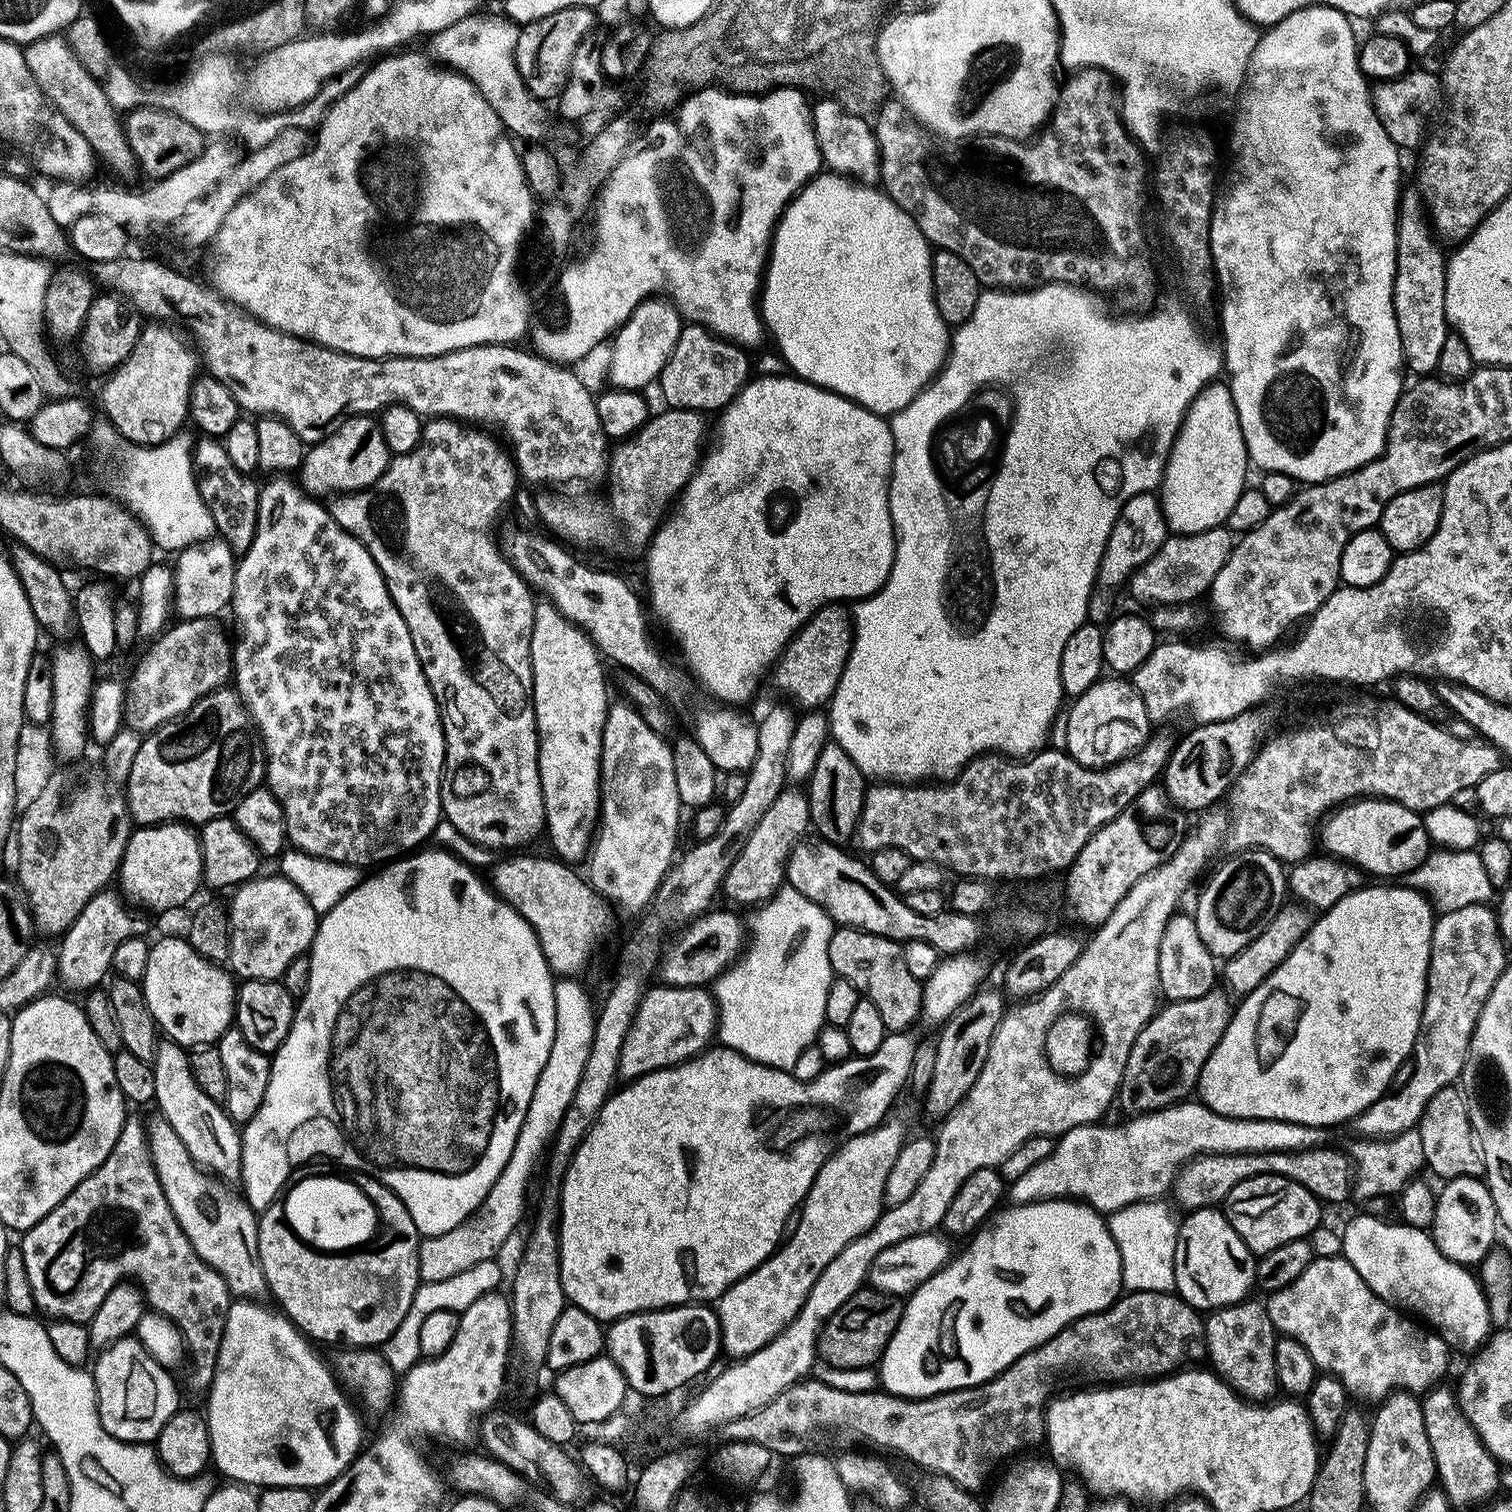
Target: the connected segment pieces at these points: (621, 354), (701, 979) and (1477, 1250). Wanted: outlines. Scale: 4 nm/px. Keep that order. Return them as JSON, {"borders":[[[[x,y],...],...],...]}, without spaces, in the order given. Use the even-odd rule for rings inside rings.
{"borders":[[[[653,297],[651,300],[646,300],[613,339],[613,356],[607,377],[609,385],[619,391],[642,392],[651,383],[659,381],[662,370],[669,364],[674,349],[678,346],[683,327],[684,319],[672,301],[665,297]]],[[[717,910],[709,911],[687,925],[679,934],[680,937],[673,942],[672,945],[667,945],[668,957],[666,955],[662,960],[662,967],[659,969],[658,976],[664,980],[663,983],[670,988],[704,988],[705,986],[715,985],[716,981],[741,959],[742,953],[746,948],[746,926],[742,920],[739,920],[732,912],[716,912]]],[[[1480,1178],[1449,1180],[1443,1187],[1438,1192],[1442,1214],[1437,1215],[1436,1221],[1430,1225],[1432,1238],[1446,1258],[1465,1266],[1480,1266],[1497,1247],[1498,1217],[1492,1191]]]]}

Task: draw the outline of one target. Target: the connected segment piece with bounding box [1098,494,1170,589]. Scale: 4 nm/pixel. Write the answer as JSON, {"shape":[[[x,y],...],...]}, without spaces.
{"shape":[[[1152,494],[1134,498],[1122,510],[1120,520],[1110,534],[1110,542],[1100,563],[1099,587],[1120,588],[1123,584],[1125,587],[1131,581],[1132,575],[1142,566],[1146,566],[1146,562],[1150,562],[1150,558],[1158,554],[1158,550],[1168,539],[1170,531],[1159,499]]]}

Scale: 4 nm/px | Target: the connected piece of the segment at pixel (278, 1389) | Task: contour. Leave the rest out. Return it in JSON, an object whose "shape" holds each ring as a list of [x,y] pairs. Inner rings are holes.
{"shape":[[[237,1299],[226,1318],[226,1334],[222,1338],[222,1350],[216,1363],[216,1377],[206,1396],[206,1419],[214,1468],[225,1476],[225,1481],[252,1490],[323,1490],[360,1456],[366,1444],[364,1424],[356,1413],[357,1405],[348,1401],[349,1393],[342,1387],[329,1361],[327,1364],[315,1352],[317,1349],[308,1337],[287,1316],[275,1307],[264,1306],[260,1302]]]}

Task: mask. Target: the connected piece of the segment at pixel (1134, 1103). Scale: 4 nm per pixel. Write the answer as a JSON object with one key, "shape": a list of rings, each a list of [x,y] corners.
{"shape":[[[1223,987],[1213,988],[1200,999],[1173,1001],[1154,1016],[1132,1048],[1120,1087],[1119,1107],[1137,1115],[1159,1112],[1185,1101],[1198,1088],[1202,1070],[1221,1044],[1235,1016],[1233,995]]]}

